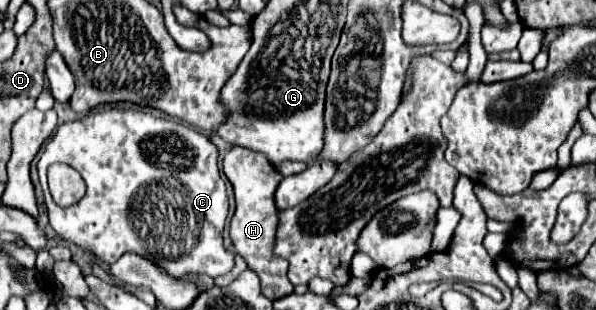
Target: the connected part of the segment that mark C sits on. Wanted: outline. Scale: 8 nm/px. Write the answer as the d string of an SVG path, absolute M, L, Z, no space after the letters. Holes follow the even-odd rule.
M108 106L82 120L62 124L38 160L37 169L50 226L64 240L92 250L98 260L112 264L122 252L132 250L144 258L152 258L152 262L160 262L160 266L164 266L168 274L176 274L176 278L192 274L208 274L216 278L234 268L234 256L228 256L222 246L228 198L224 180L218 172L218 148L204 134L184 122L154 116L148 108L120 110ZM56 162L72 166L86 182L84 198L68 208L56 205L45 179L48 167Z

